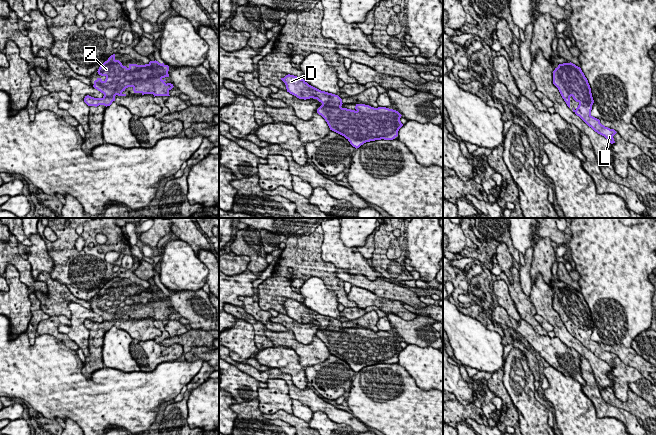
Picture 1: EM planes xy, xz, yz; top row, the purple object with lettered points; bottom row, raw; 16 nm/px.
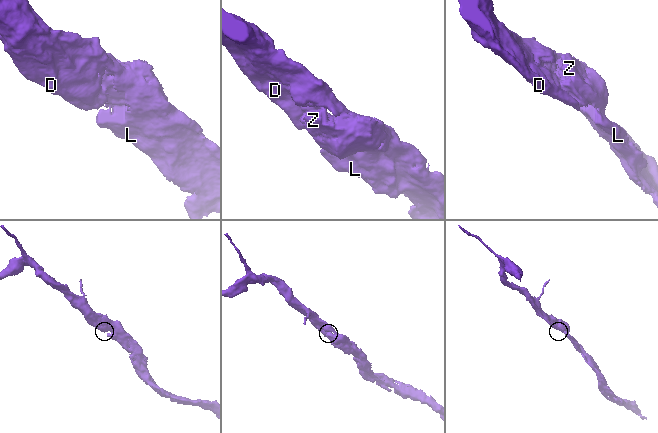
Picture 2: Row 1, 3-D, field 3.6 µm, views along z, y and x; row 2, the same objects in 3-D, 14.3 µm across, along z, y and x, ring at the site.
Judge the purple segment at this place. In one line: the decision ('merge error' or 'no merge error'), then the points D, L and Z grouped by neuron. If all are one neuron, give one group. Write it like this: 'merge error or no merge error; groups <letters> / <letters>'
no merge error; groups D L Z

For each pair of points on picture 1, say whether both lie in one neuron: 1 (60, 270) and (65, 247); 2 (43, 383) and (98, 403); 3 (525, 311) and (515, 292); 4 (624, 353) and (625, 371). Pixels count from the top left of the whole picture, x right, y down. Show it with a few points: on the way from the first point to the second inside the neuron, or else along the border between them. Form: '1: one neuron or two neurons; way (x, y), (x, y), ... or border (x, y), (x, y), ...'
1: one neuron; way (65, 264), (65, 253)
2: one neuron; way (57, 387), (66, 393), (84, 400)
3: one neuron; way (523, 306), (518, 297)
4: two neurons; border (617, 356), (625, 364), (634, 367), (643, 377)

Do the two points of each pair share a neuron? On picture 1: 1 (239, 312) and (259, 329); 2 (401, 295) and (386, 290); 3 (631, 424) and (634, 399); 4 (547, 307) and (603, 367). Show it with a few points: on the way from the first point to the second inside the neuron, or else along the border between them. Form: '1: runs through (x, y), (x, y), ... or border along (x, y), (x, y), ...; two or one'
1: runs through (244, 315), (255, 324); one
2: runs through (397, 293), (390, 291); one
3: border along (629, 412), (640, 424); two
4: runs through (556, 323), (559, 329), (587, 354); one

